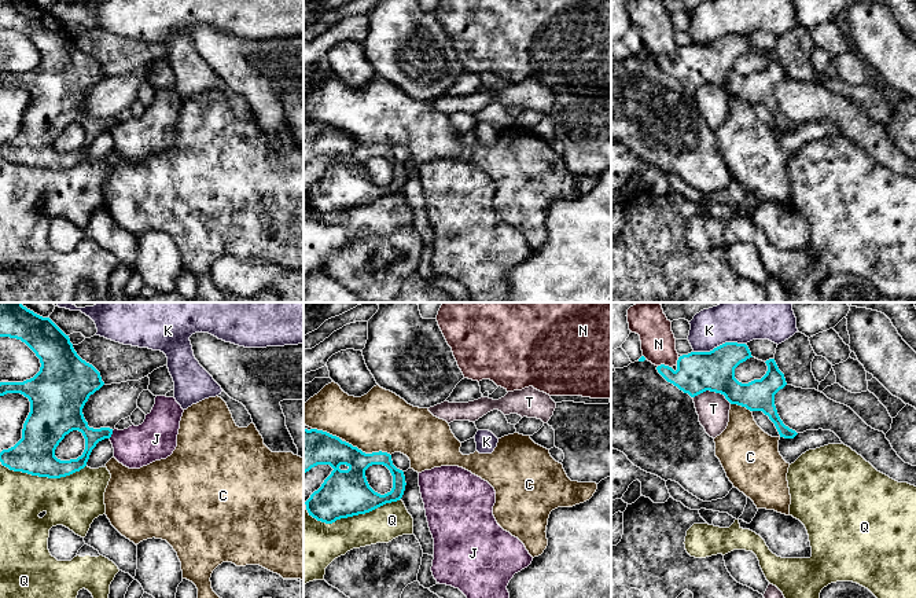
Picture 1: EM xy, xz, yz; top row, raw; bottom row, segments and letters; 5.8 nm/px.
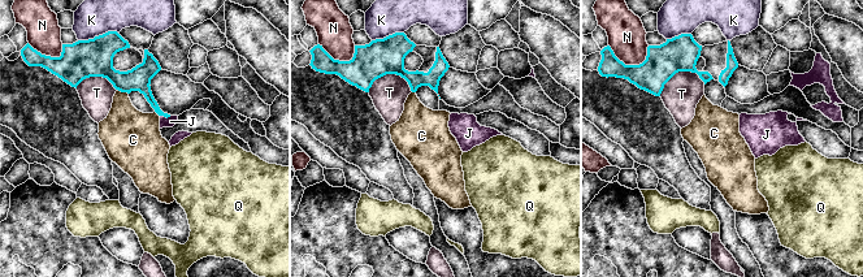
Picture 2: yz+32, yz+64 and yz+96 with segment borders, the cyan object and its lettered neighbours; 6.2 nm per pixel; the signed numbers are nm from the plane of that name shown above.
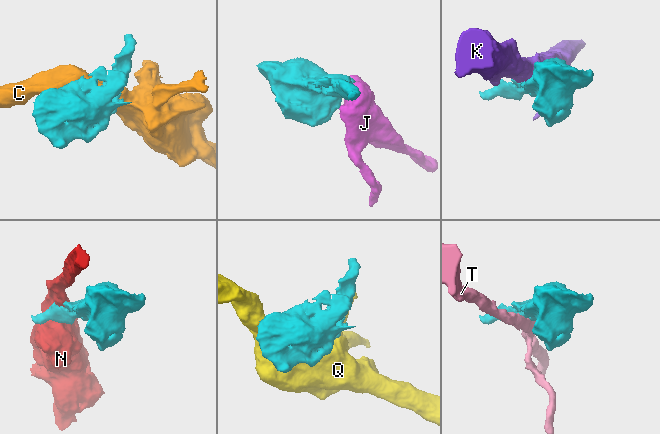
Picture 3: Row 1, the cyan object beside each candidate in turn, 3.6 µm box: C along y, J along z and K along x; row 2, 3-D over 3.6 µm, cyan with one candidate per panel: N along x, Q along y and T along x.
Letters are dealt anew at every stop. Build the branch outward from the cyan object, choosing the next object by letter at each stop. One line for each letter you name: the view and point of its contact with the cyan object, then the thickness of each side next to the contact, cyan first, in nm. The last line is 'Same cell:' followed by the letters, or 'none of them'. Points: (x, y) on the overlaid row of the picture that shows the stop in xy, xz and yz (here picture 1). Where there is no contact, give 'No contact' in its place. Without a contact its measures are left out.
Same cell: none of them

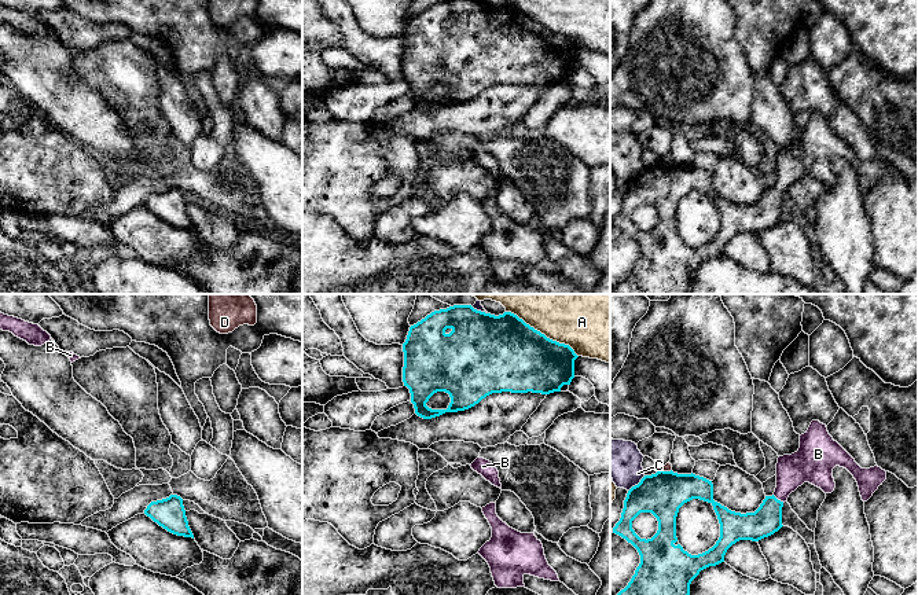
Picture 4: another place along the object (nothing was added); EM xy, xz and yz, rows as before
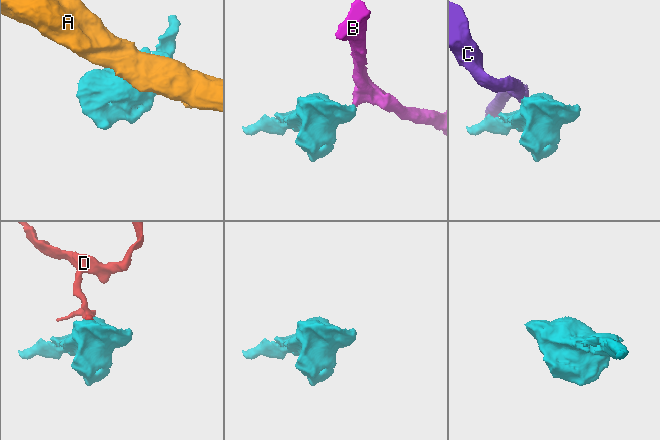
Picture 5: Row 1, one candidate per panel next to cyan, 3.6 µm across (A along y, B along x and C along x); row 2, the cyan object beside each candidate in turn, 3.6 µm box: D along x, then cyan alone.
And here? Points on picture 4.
B: Touches cyan at yz (777, 499). Thickness 170 nm (cyan) against 190 nm
Same cell: B

